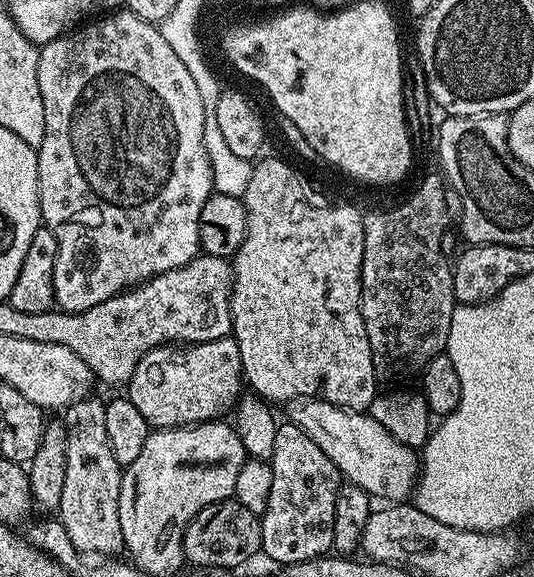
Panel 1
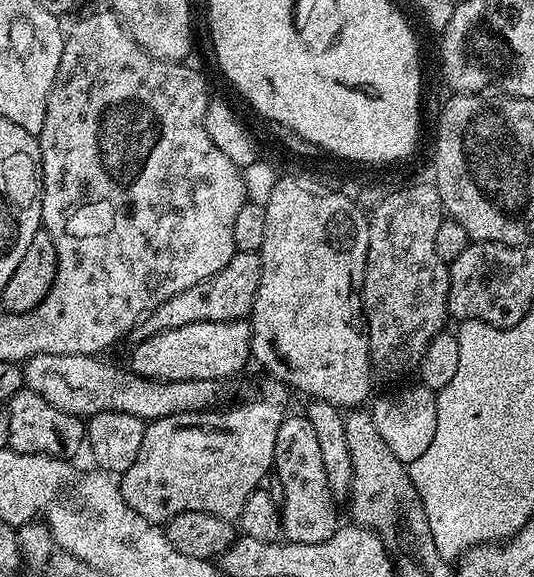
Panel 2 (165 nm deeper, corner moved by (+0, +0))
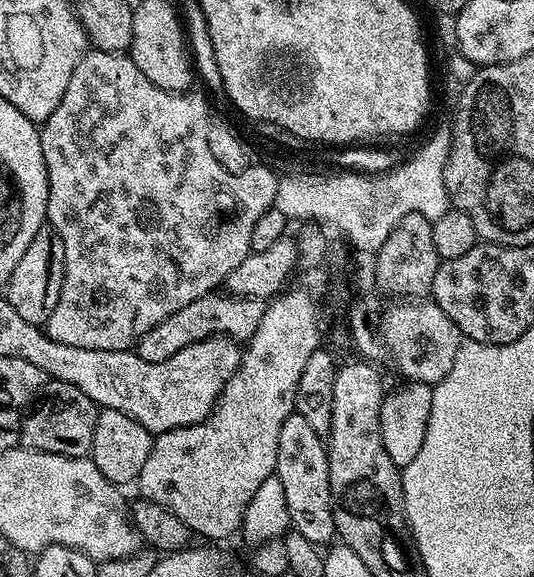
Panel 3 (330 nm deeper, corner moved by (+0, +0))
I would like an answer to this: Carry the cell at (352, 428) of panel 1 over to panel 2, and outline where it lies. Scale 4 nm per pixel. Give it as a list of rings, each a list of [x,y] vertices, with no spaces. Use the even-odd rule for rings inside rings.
[[[37,354],[23,365],[24,383],[30,390],[42,394],[46,402],[70,414],[87,418],[103,412],[134,414],[139,420],[151,422],[170,414],[207,412],[221,403],[218,380],[161,380],[159,382],[133,374],[119,372],[99,355]]]

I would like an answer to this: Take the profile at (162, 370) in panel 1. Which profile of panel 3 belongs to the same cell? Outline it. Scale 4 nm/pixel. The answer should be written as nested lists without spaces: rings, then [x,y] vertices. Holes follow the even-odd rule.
[[[220,290],[209,292],[207,296],[198,298],[198,302],[190,302],[190,306],[174,310],[170,318],[162,318],[158,326],[146,330],[146,334],[137,340],[134,351],[146,362],[166,362],[166,358],[174,358],[178,350],[186,350],[186,346],[194,346],[194,342],[202,342],[211,336],[226,336],[237,342],[247,342],[252,339],[254,330],[258,330],[265,307],[262,300],[225,294]]]

